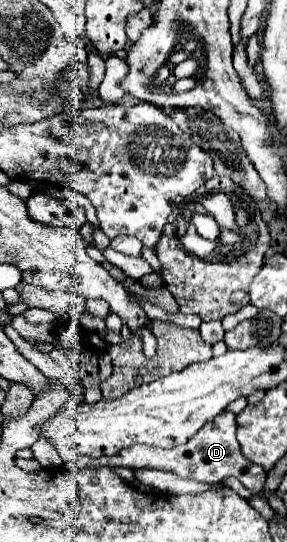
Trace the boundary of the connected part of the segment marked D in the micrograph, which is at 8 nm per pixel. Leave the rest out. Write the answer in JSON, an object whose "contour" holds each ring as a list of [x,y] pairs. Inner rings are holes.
{"contour":[[[224,410],[222,414],[218,414],[214,420],[206,422],[186,444],[164,450],[164,448],[154,448],[154,446],[142,446],[142,444],[134,444],[120,450],[118,454],[113,456],[102,456],[100,458],[90,458],[88,456],[80,456],[76,465],[79,469],[83,468],[100,468],[110,467],[128,467],[128,468],[158,468],[158,470],[168,470],[174,472],[182,478],[194,478],[200,482],[208,482],[208,484],[216,484],[228,476],[238,478],[252,494],[258,494],[266,482],[266,472],[262,470],[262,466],[250,462],[248,458],[242,456],[240,446],[236,442],[236,414]]]}

